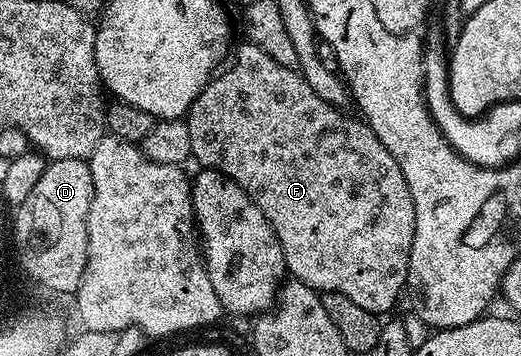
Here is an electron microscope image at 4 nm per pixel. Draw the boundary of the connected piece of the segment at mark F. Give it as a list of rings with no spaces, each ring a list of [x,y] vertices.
[[[242,42],[242,45],[237,48],[238,45],[233,49],[225,67],[215,75],[214,79],[206,83],[204,90],[200,90],[196,102],[192,102],[189,112],[184,117],[188,126],[188,134],[192,137],[193,159],[199,160],[202,168],[215,168],[228,178],[232,178],[232,182],[239,184],[248,194],[248,198],[252,198],[252,202],[256,202],[256,206],[260,206],[260,214],[264,214],[264,218],[268,218],[268,222],[280,242],[280,250],[284,250],[286,271],[293,279],[304,282],[319,294],[323,292],[344,294],[344,298],[352,298],[352,302],[356,302],[356,306],[364,306],[364,310],[375,314],[392,311],[398,295],[401,292],[403,295],[406,288],[408,262],[414,237],[412,194],[408,194],[408,182],[404,182],[404,174],[400,170],[396,158],[392,158],[392,154],[388,154],[384,142],[380,142],[380,138],[376,138],[376,134],[365,120],[361,118],[353,120],[352,117],[346,116],[350,114],[343,109],[324,102],[324,98],[320,98],[320,94],[316,94],[316,90],[312,90],[312,86],[308,86],[301,71],[288,66],[280,66],[280,62],[268,58],[268,54],[264,54],[264,50],[260,50],[260,46],[255,44]]]

